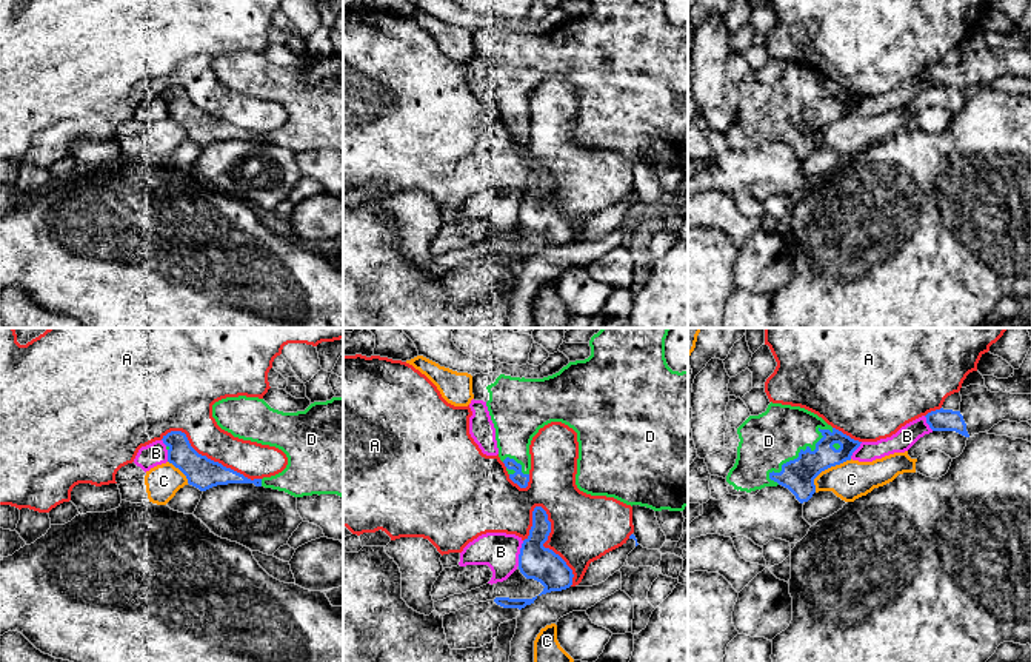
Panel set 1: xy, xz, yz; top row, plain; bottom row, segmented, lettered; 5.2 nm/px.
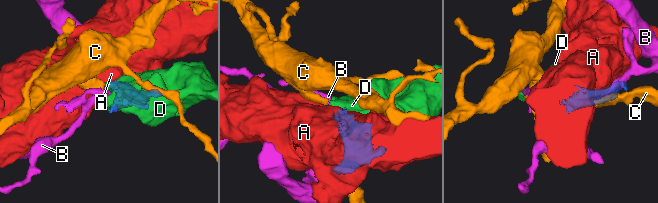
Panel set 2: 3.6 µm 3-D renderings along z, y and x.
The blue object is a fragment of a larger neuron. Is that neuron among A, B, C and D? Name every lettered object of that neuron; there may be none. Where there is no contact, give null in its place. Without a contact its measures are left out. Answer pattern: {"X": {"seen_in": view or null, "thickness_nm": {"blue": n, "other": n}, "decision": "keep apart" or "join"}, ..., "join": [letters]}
{"A": {"seen_in": "xz", "thickness_nm": {"blue": 180, "other": 340}, "decision": "keep apart"}, "B": {"seen_in": "xz", "thickness_nm": {"blue": 180, "other": 190}, "decision": "keep apart"}, "C": {"seen_in": "yz", "thickness_nm": {"blue": 170, "other": 200}, "decision": "keep apart"}, "D": {"seen_in": "yz", "thickness_nm": {"blue": 170, "other": 280}, "decision": "join"}, "join": ["D"]}

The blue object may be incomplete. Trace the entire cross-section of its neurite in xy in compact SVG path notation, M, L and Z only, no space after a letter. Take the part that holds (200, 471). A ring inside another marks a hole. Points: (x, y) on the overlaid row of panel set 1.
M343 396L326 402L314 402L305 411L297 413L274 410L259 397L226 397L212 405L212 417L222 430L234 437L282 450L288 457L288 465L275 476L251 480L199 454L185 433L171 431L162 439L168 450L168 462L186 476L189 485L206 491L217 485L254 483L255 486L285 491L294 497L312 494L343 497Z

